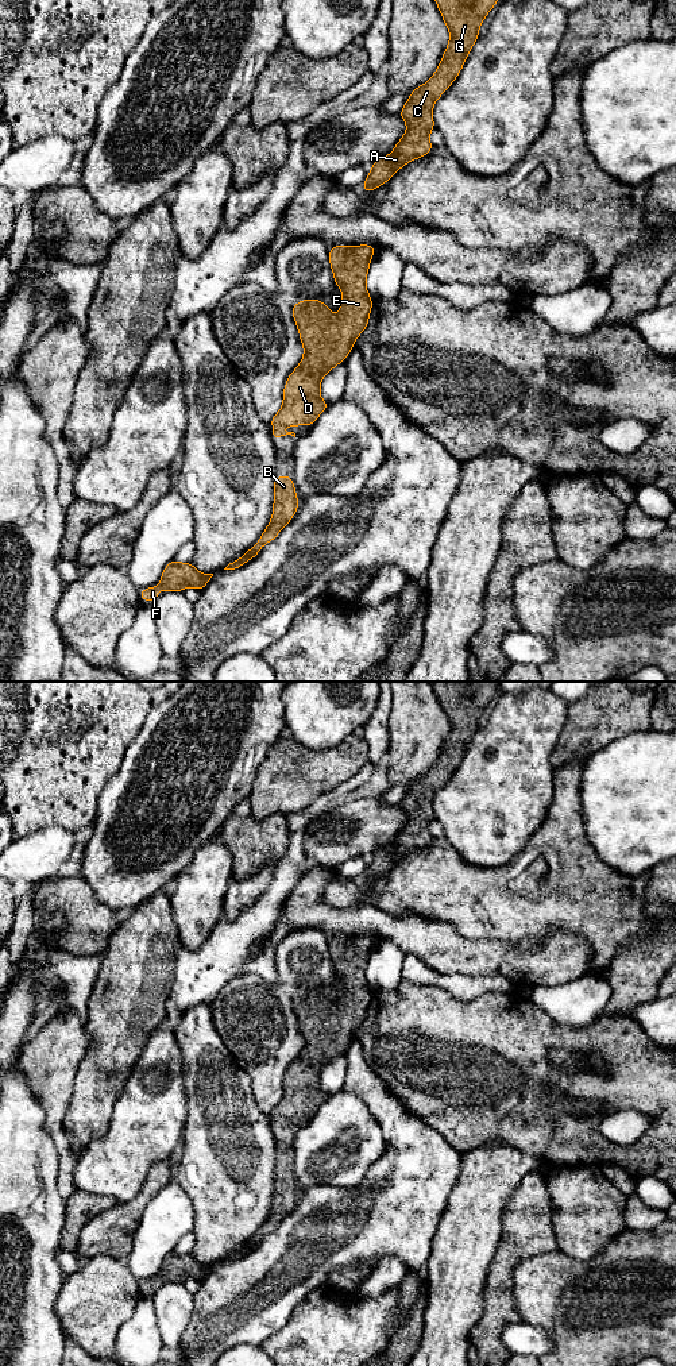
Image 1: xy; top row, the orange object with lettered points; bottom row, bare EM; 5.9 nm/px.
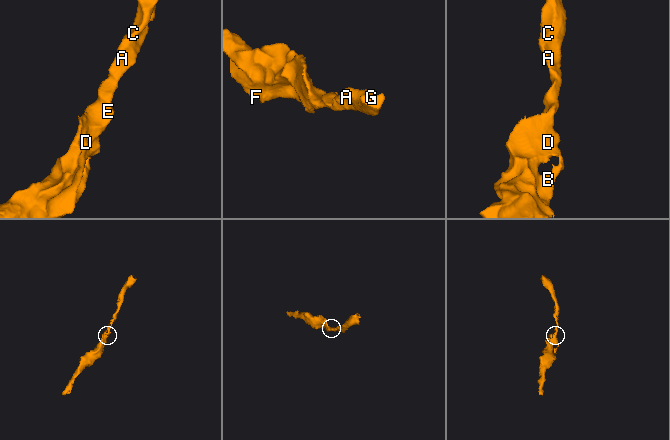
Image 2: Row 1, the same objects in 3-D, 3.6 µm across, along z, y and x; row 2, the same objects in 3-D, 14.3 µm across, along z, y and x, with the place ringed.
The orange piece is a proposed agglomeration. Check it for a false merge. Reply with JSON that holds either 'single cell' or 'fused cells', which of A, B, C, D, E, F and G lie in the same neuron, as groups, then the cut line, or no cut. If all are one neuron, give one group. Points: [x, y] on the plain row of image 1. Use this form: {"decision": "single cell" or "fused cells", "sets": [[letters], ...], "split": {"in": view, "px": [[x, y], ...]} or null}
{"decision": "single cell", "sets": [["A", "B", "C", "D", "E", "F", "G"]], "split": null}

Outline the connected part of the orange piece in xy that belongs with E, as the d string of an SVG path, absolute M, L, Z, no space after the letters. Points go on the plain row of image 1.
M335 937L329 953L336 976L343 983L340 1004L332 1006L318 991L304 991L291 998L305 1041L301 1054L289 1066L282 1100L270 1111L271 1130L294 1123L279 1116L313 1116L329 1097L320 1088L320 1074L327 1064L340 1056L354 1039L356 1029L368 1016L372 989L366 980L374 937Z

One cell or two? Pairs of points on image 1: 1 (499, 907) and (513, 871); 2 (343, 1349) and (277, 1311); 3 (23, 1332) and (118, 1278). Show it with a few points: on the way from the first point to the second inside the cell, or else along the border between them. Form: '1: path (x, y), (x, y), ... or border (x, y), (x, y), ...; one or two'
1: path (499, 898), (499, 883), (503, 879); one
2: border (309, 1293), (296, 1307), (290, 1318), (266, 1339); two
3: border (62, 1282), (55, 1299), (55, 1314), (66, 1336); two

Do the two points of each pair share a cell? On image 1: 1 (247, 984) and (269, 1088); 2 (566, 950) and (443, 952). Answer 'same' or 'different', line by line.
1: same
2: same

